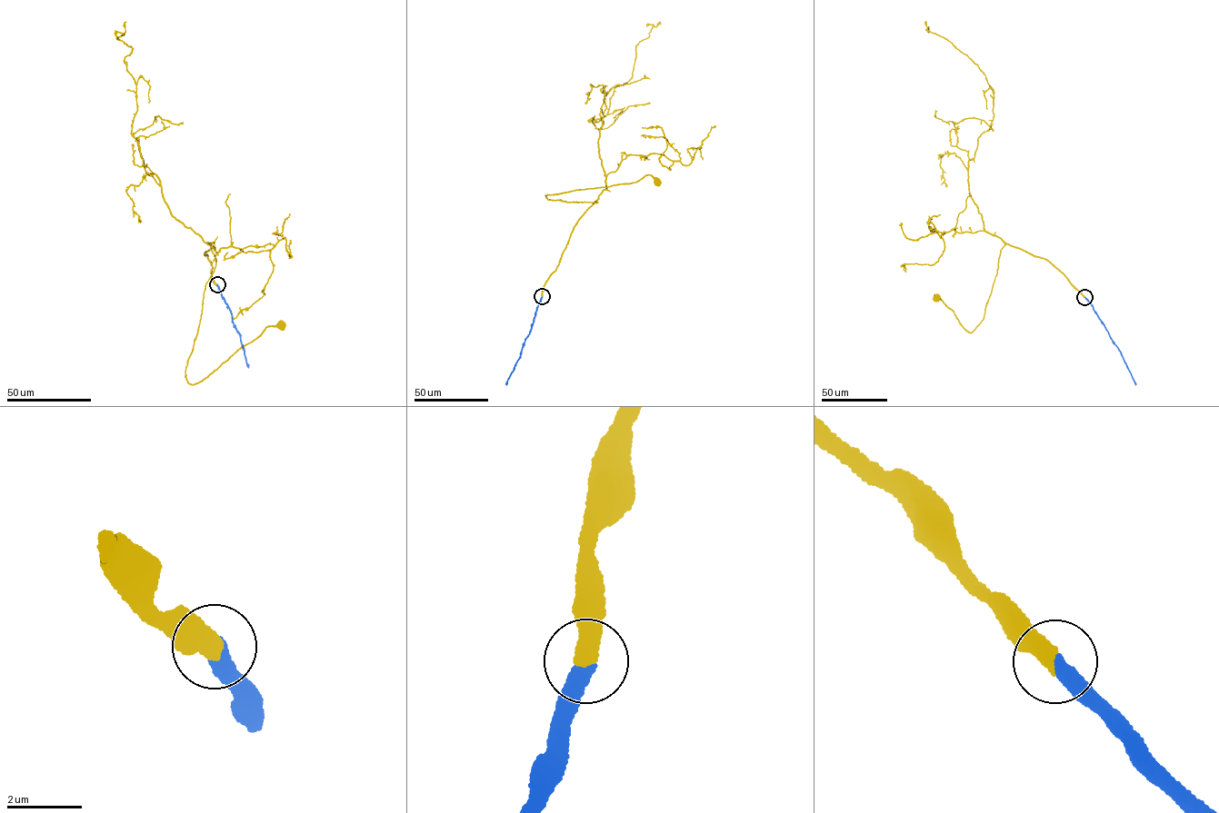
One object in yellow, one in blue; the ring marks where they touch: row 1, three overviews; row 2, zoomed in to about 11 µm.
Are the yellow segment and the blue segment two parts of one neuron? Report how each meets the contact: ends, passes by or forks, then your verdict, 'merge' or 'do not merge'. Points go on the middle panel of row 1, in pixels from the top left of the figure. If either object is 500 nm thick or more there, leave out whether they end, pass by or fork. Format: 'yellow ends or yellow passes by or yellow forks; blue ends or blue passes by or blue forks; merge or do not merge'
merge

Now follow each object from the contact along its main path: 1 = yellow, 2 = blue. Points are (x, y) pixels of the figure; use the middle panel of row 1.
1: (542, 296), (574, 226), (597, 202), (569, 203), (548, 200), (545, 195), (634, 183), (647, 175), (657, 182)
2: (542, 297), (505, 384)

